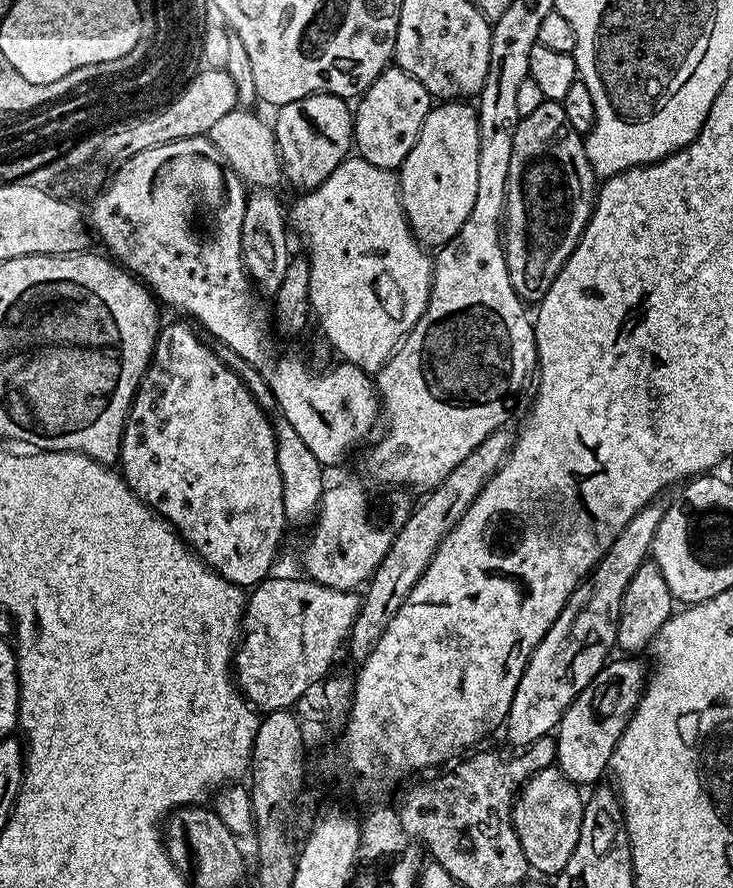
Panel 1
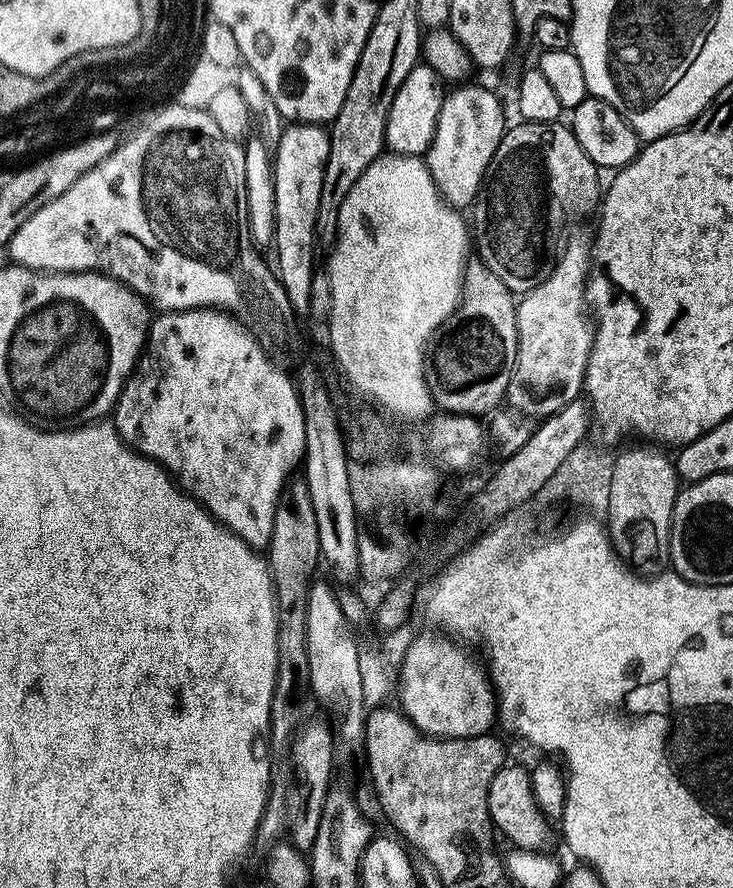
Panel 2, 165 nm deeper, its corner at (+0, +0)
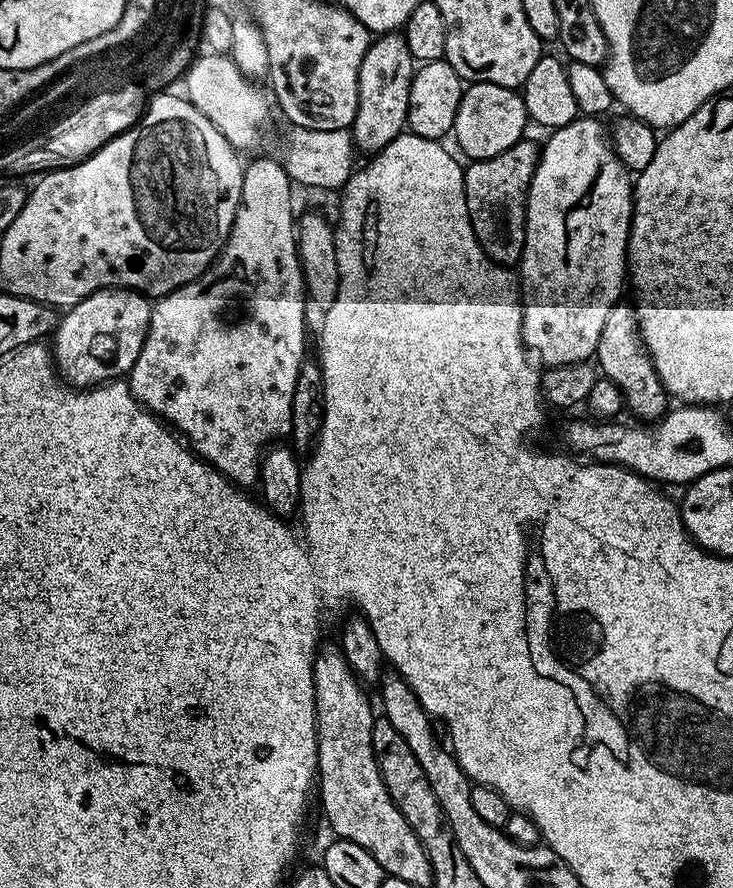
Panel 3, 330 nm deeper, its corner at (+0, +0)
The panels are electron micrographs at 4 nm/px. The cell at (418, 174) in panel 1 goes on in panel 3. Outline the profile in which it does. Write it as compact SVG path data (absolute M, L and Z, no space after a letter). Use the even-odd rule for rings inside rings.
M469 83L458 106L452 132L457 146L468 155L469 161L485 160L494 158L494 154L502 154L502 150L510 150L510 146L525 139L524 127L529 127L529 124L524 97L517 89L497 84Z

